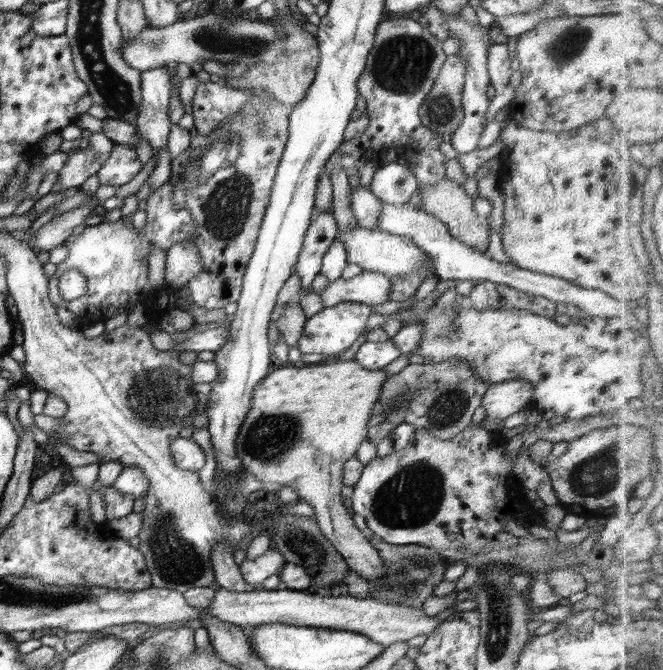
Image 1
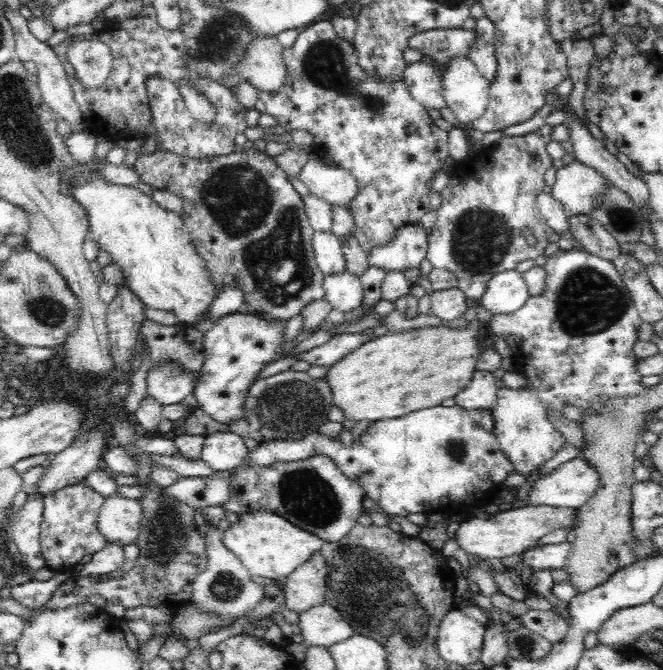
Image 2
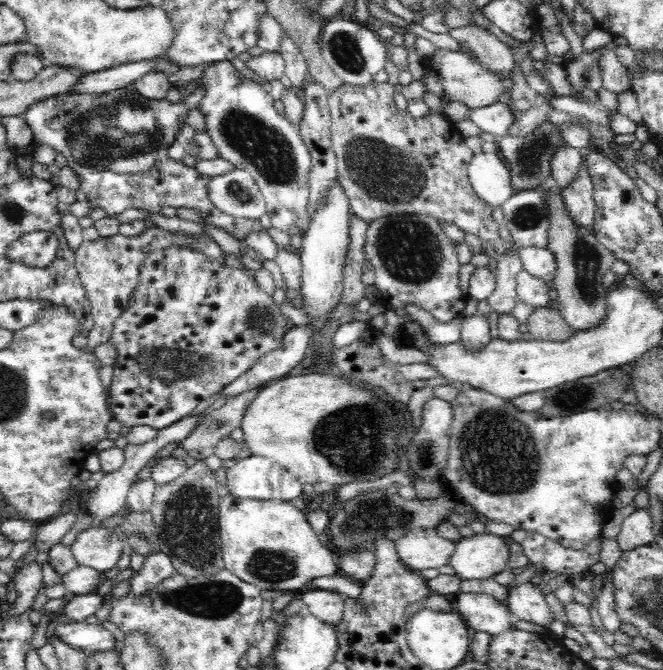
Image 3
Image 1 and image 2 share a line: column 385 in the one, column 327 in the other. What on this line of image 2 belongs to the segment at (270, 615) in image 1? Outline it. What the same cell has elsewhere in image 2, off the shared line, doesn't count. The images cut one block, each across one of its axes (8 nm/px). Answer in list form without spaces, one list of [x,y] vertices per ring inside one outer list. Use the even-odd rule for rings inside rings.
[[[327,603],[300,613],[299,627],[304,642],[310,646],[326,646],[351,638],[354,630],[340,612]]]

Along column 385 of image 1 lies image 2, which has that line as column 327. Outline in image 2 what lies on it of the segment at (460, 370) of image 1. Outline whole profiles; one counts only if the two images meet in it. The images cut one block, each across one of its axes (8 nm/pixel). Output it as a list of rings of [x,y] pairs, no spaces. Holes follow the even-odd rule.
[[[285,370],[268,378],[256,379],[247,390],[243,419],[225,425],[242,438],[253,438],[258,443],[272,440],[294,440],[318,432],[328,422],[333,396],[324,378],[313,379],[306,371]]]

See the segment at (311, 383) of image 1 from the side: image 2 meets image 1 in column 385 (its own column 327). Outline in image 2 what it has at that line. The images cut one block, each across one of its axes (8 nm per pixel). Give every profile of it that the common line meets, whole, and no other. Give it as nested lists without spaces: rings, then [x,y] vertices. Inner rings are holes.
[[[478,319],[470,320],[469,324],[460,329],[453,329],[446,326],[423,326],[422,328],[410,329],[403,332],[386,332],[384,336],[369,340],[362,346],[359,346],[356,350],[353,350],[351,354],[348,354],[342,358],[336,365],[331,366],[325,374],[326,382],[330,385],[333,404],[336,405],[348,420],[354,420],[354,422],[360,422],[360,420],[378,421],[388,418],[400,418],[406,414],[416,412],[416,410],[426,410],[428,406],[438,406],[442,404],[442,400],[446,398],[455,398],[465,386],[472,380],[472,375],[477,371],[476,365],[478,364],[478,358],[482,356],[482,352],[485,351],[486,345],[480,341],[480,321]],[[316,552],[308,562],[298,566],[285,582],[286,608],[298,614],[318,604],[325,603],[328,564],[322,554]]]

